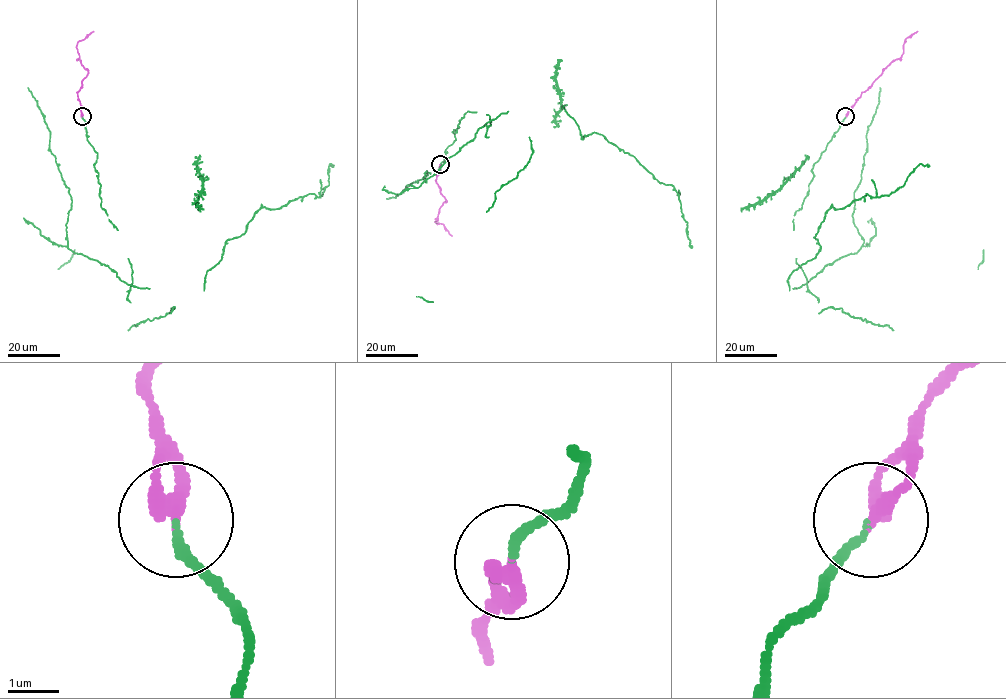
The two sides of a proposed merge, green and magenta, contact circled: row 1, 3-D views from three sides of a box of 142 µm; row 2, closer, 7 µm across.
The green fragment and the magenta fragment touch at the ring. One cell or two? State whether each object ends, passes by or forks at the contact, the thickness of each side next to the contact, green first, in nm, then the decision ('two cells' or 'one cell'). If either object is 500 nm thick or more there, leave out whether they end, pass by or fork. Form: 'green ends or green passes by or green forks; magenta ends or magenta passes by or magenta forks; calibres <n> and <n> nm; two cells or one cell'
green ends; magenta ends; calibres 150 and 380 nm; one cell

